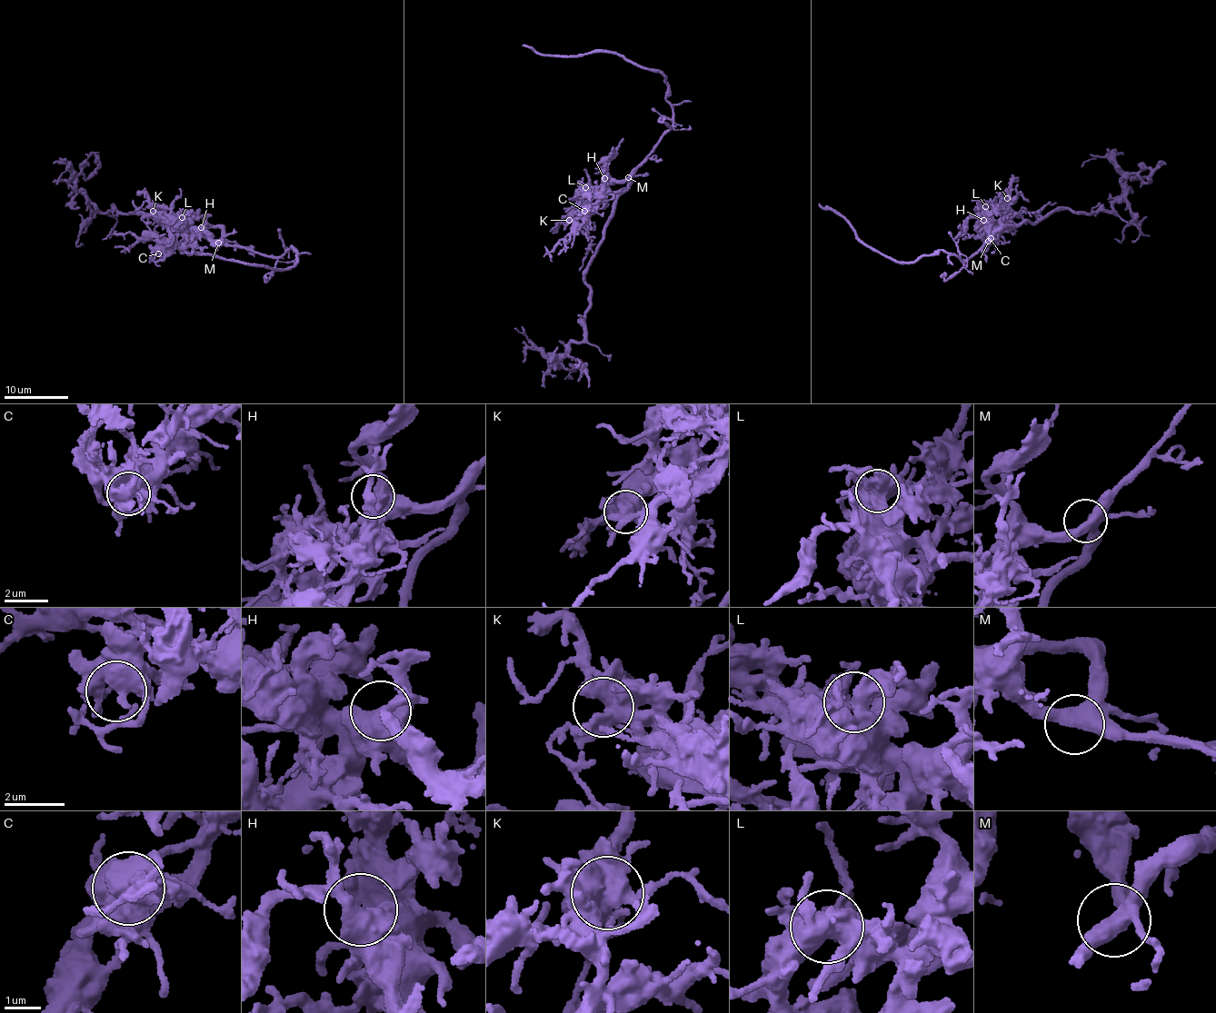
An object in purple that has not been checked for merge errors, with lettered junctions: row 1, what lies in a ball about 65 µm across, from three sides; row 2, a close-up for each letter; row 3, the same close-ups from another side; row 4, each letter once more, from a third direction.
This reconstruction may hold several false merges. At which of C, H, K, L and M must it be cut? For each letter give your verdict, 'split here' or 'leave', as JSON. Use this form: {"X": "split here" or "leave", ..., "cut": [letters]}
{"C": "leave", "H": "leave", "K": "leave", "L": "leave", "M": "leave", "cut": []}

